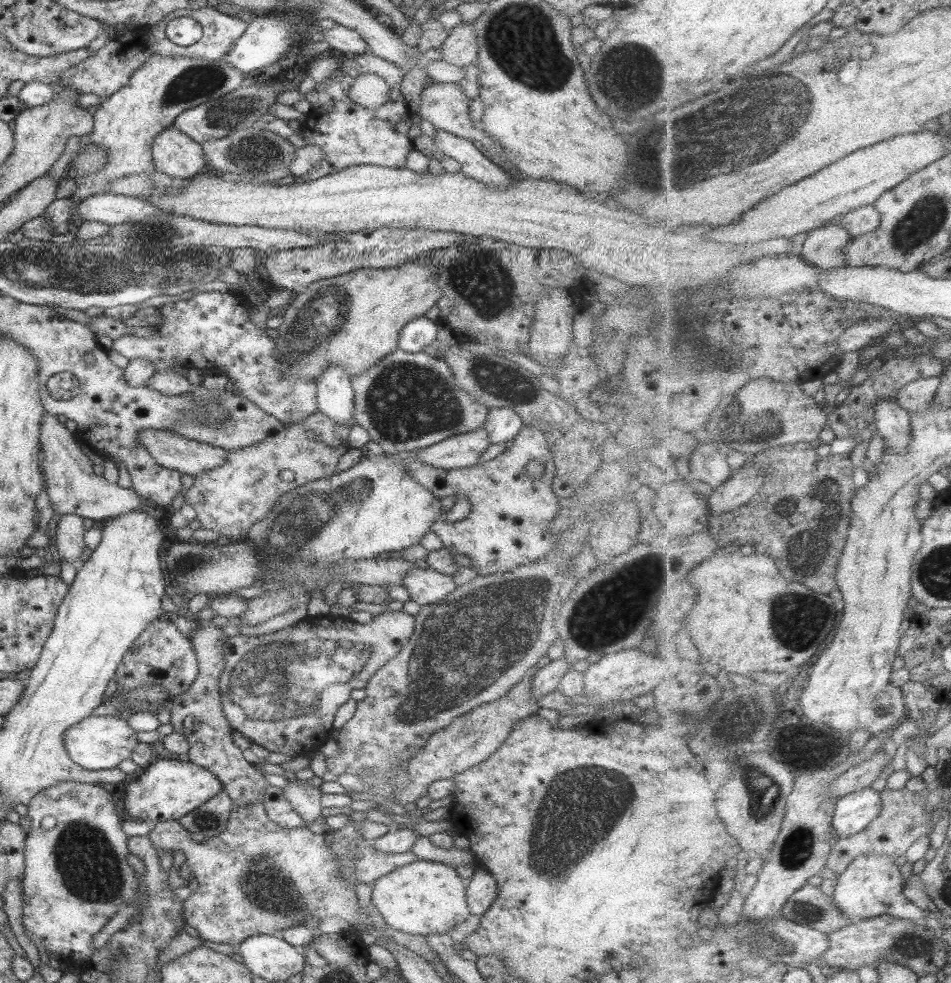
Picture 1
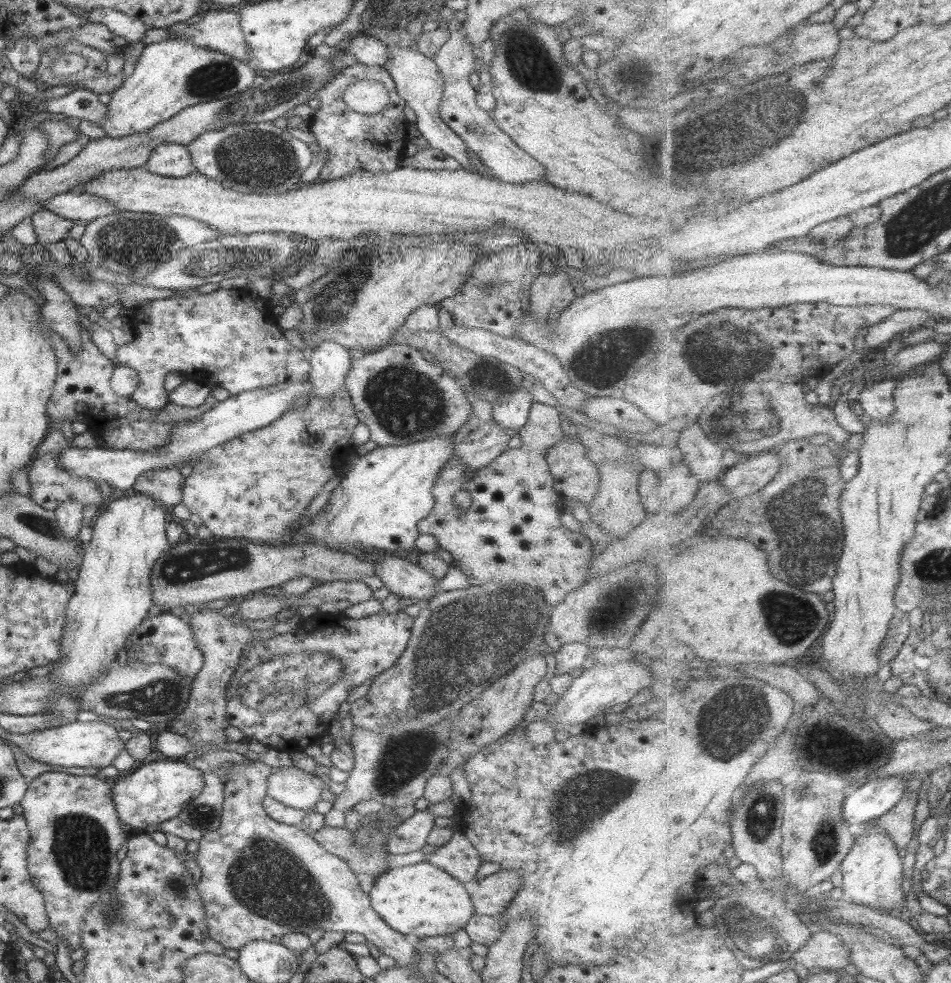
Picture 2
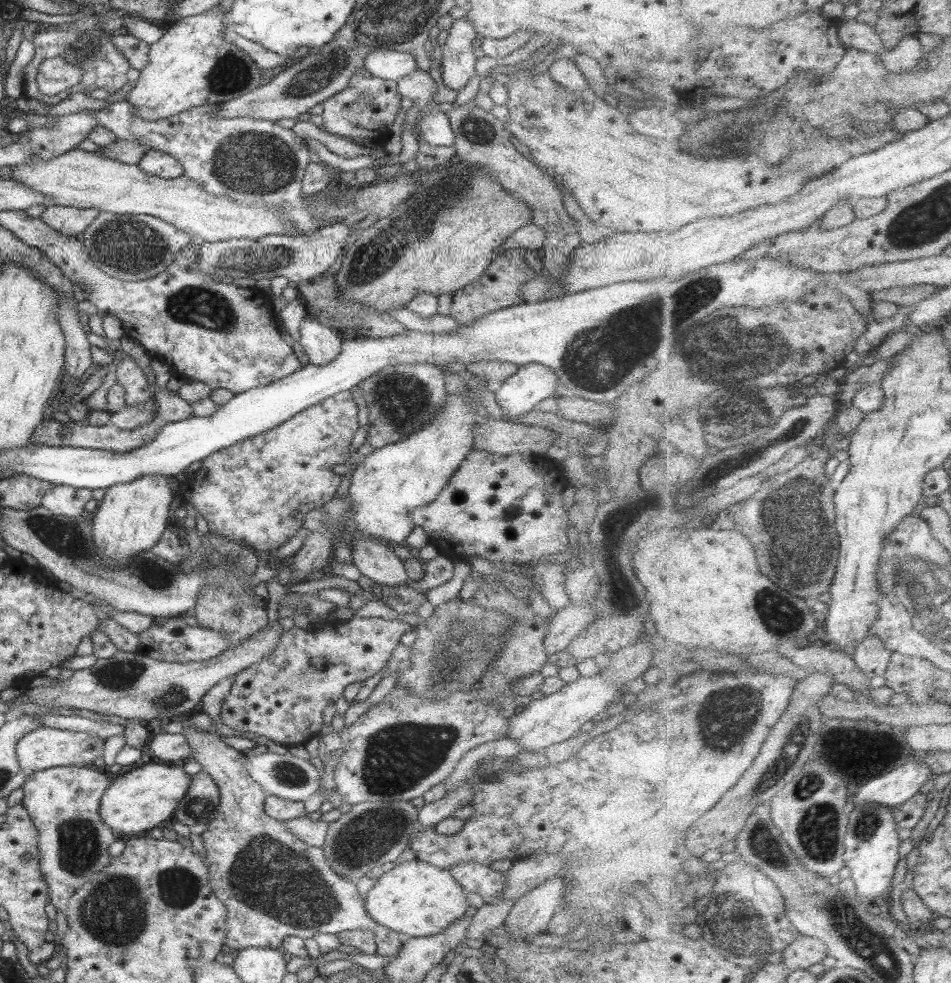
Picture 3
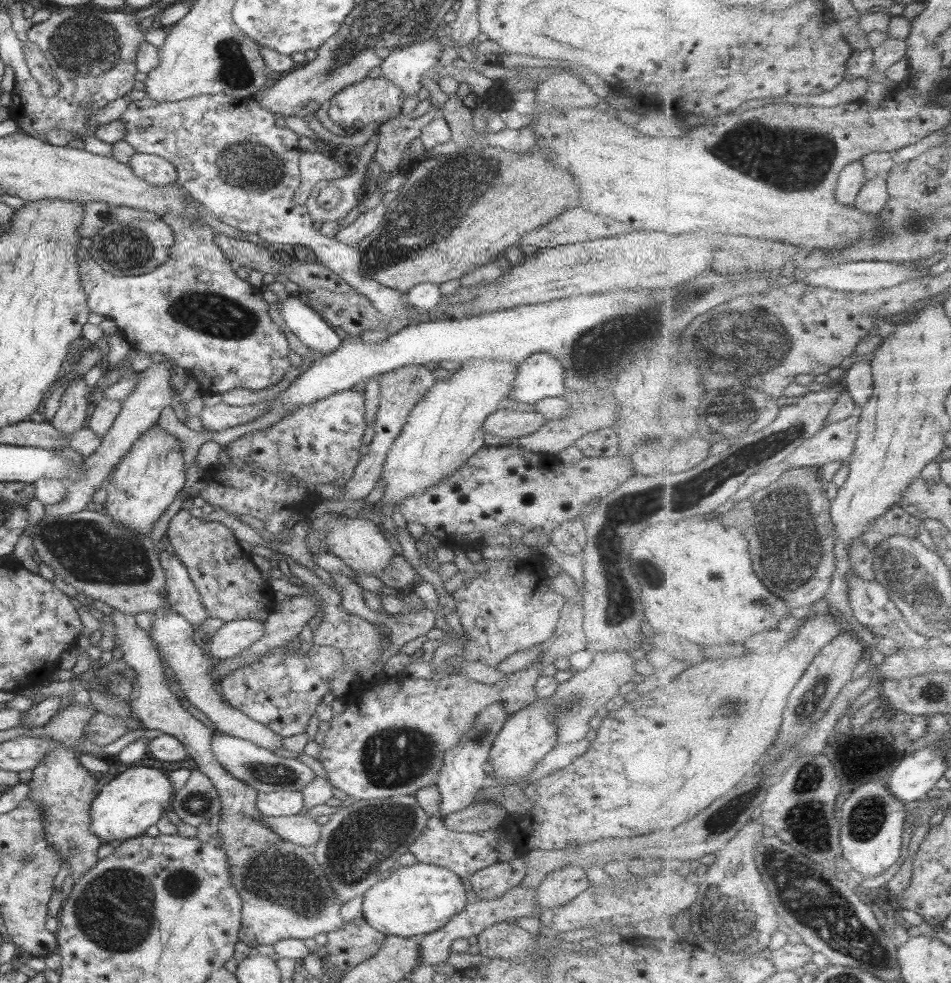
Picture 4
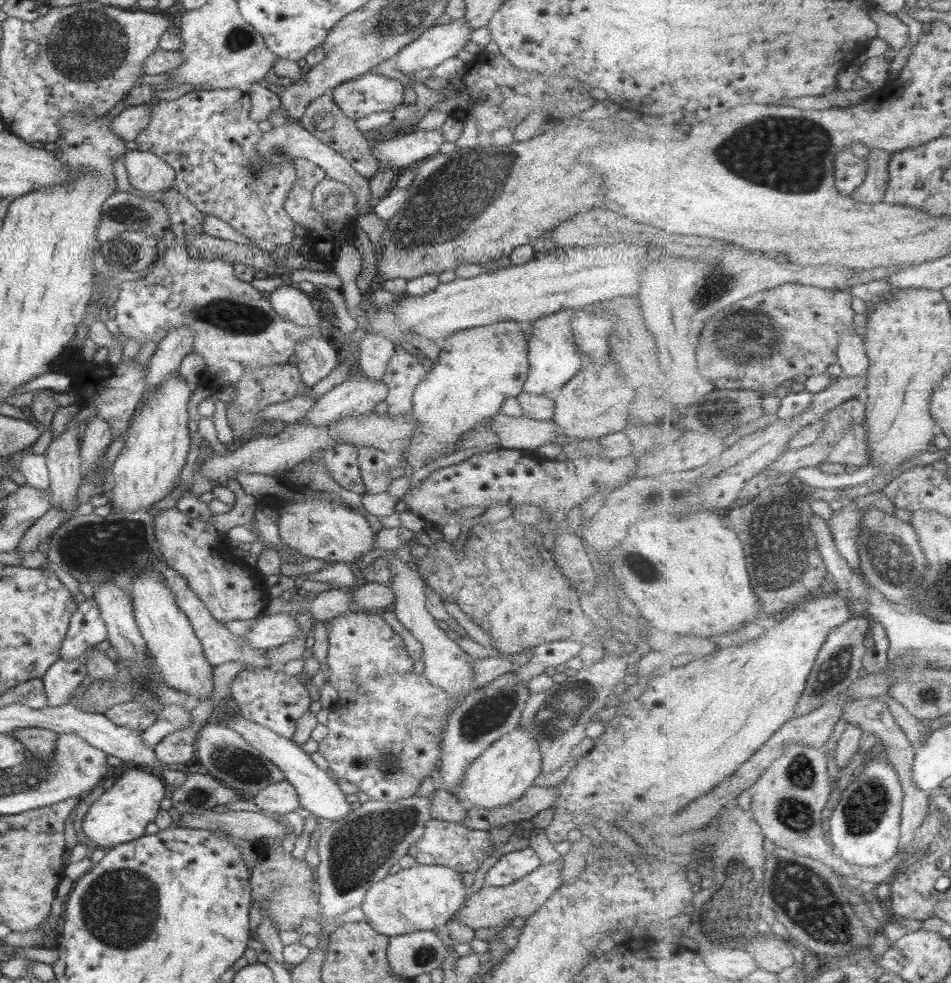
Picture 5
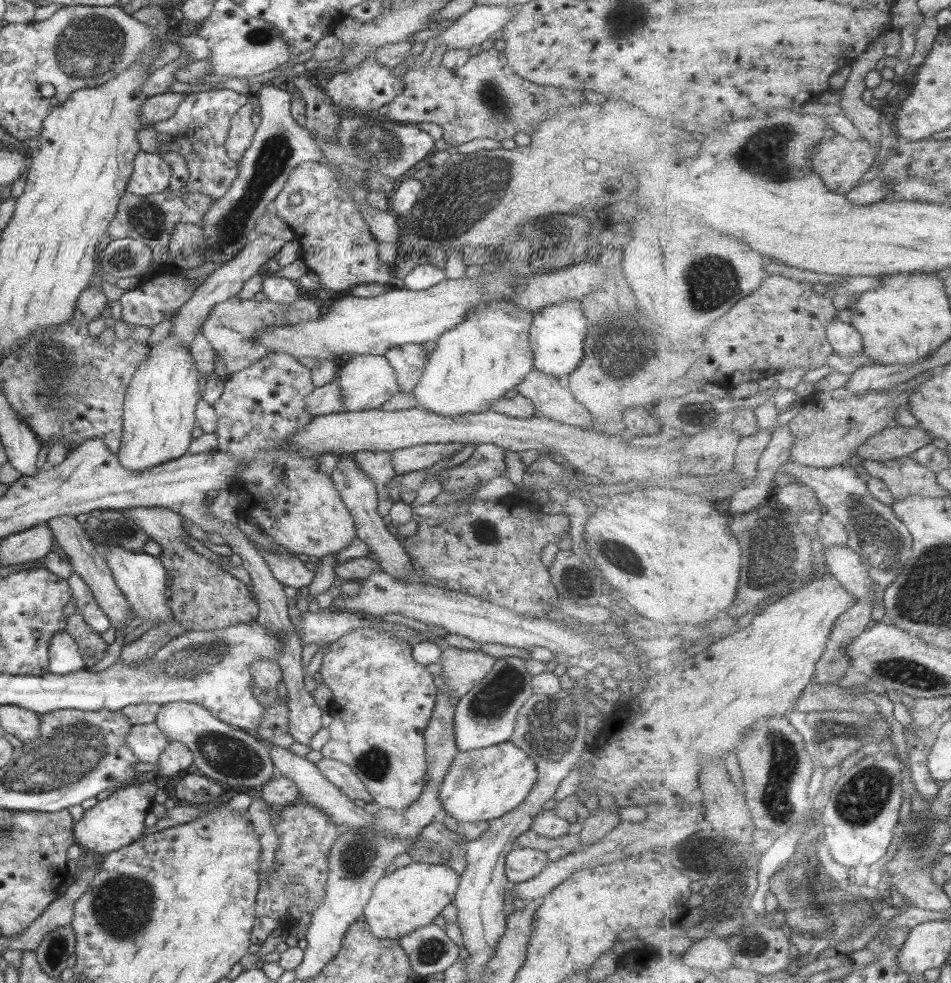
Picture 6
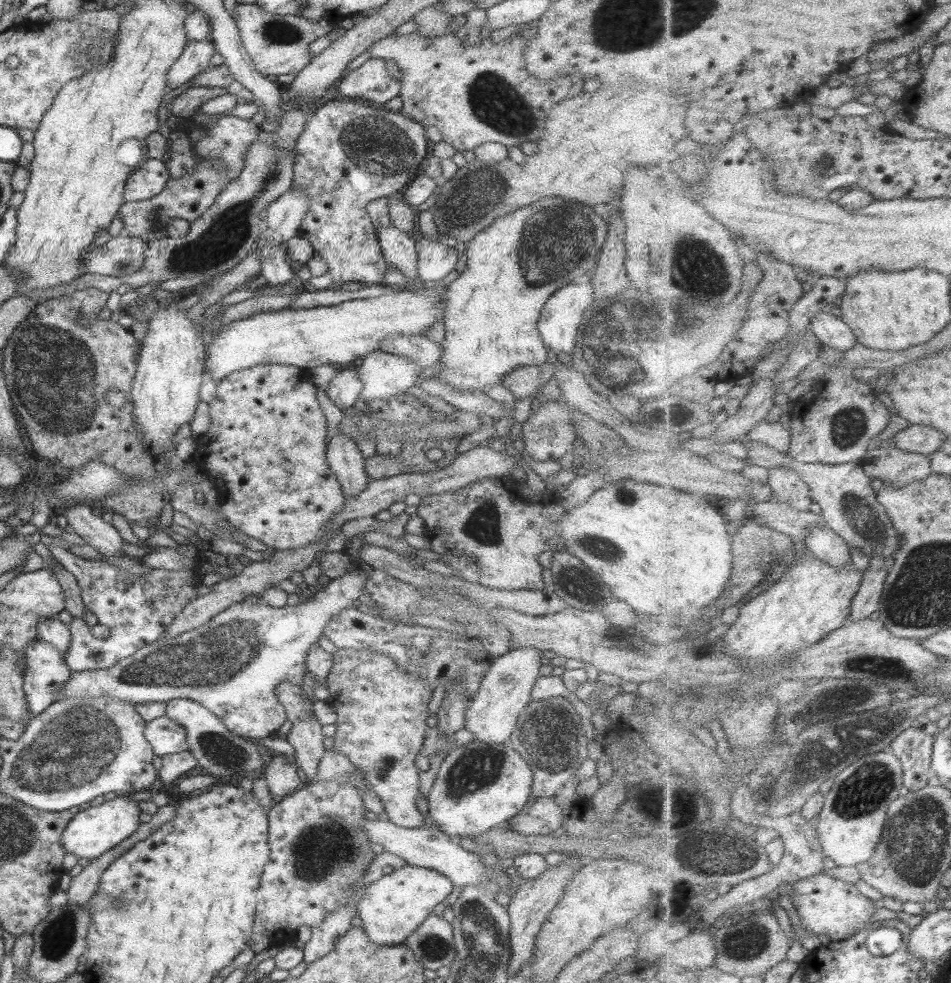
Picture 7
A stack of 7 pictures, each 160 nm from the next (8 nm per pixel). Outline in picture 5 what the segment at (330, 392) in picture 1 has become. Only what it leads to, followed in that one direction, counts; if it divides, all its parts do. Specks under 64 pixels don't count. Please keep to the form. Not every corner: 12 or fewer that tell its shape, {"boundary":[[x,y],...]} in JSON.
{"boundary":[[296,285],[270,292],[271,308],[287,322],[317,325],[310,295]]}

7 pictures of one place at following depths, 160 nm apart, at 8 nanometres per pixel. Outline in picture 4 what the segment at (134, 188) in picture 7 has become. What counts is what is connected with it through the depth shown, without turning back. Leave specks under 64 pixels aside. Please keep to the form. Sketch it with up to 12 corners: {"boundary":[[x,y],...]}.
{"boundary":[[134,152],[127,165],[150,185],[176,182],[164,158]]}

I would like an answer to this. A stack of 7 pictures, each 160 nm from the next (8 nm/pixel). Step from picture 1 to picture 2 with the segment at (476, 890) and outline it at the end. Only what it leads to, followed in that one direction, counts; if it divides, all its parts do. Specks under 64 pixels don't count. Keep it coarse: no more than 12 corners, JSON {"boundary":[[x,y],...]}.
{"boundary":[[498,870],[479,879],[474,913],[503,914],[522,876]]}

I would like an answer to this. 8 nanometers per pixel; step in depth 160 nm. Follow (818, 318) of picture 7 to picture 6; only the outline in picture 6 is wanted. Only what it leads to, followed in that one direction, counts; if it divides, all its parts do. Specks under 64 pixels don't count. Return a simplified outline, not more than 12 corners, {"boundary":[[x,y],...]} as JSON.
{"boundary":[[840,319],[828,326],[834,352],[845,358],[864,352],[863,336]]}

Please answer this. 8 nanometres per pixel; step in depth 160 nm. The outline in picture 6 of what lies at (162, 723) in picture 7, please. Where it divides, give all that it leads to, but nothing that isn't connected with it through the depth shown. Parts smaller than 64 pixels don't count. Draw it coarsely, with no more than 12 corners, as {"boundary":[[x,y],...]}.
{"boundary":[[156,724],[132,725],[124,743],[138,762],[156,764],[170,740]]}

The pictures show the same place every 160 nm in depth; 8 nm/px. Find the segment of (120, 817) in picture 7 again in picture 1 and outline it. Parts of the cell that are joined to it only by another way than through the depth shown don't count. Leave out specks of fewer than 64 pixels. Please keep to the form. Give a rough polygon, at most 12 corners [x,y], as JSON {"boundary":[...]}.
{"boundary":[[157,759],[123,786],[125,818],[178,821],[222,789],[208,770]]}

